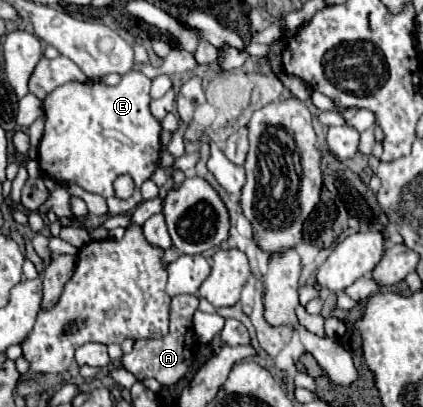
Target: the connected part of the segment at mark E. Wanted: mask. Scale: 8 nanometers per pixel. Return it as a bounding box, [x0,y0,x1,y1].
[39,70,161,214]

